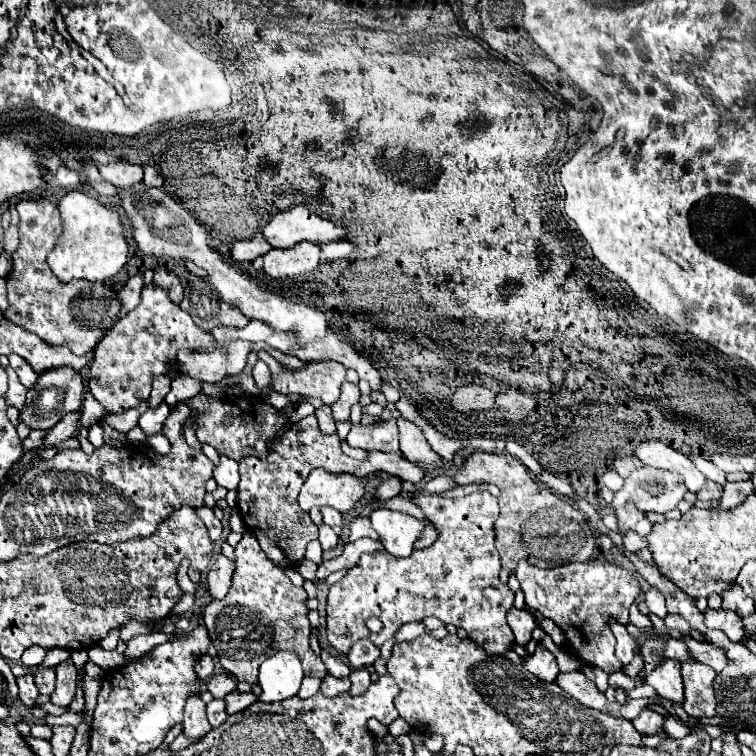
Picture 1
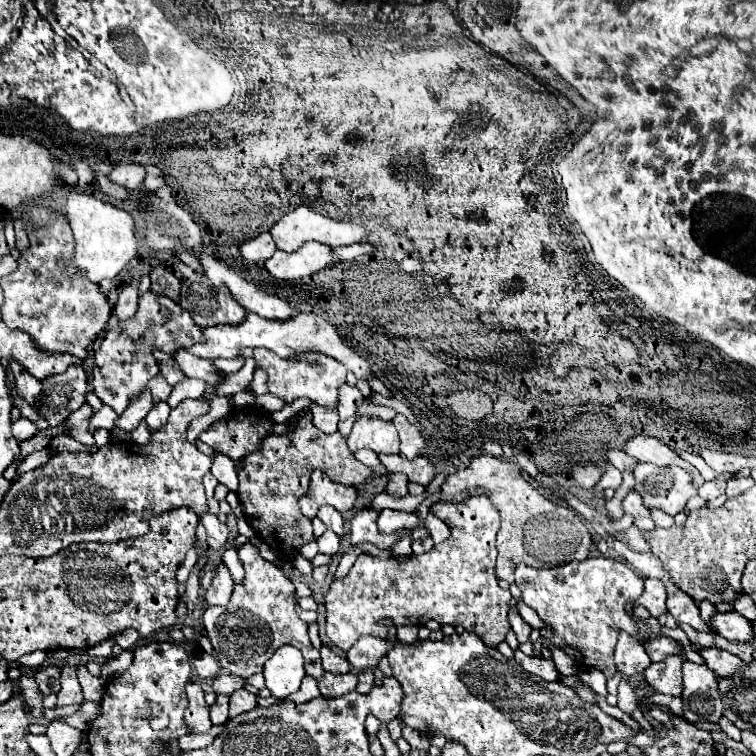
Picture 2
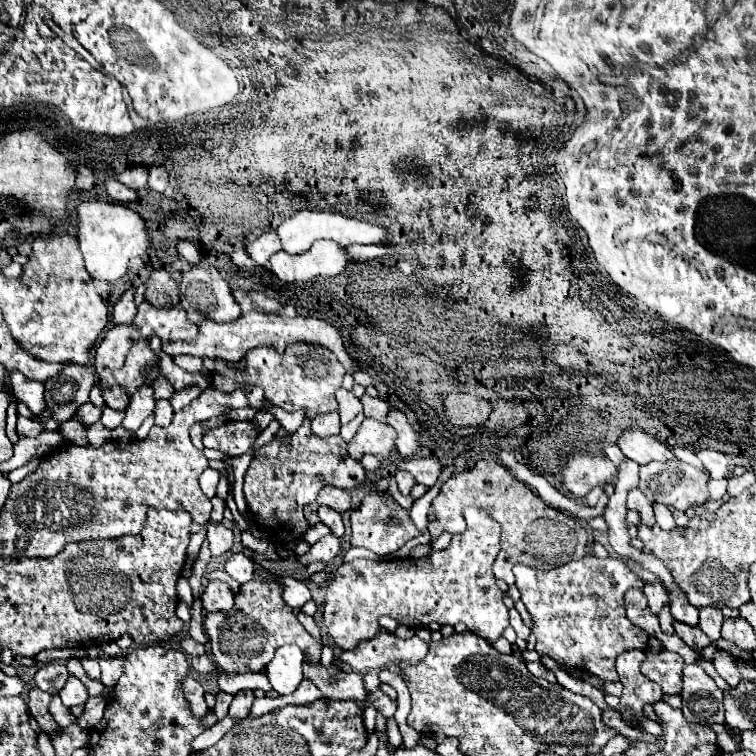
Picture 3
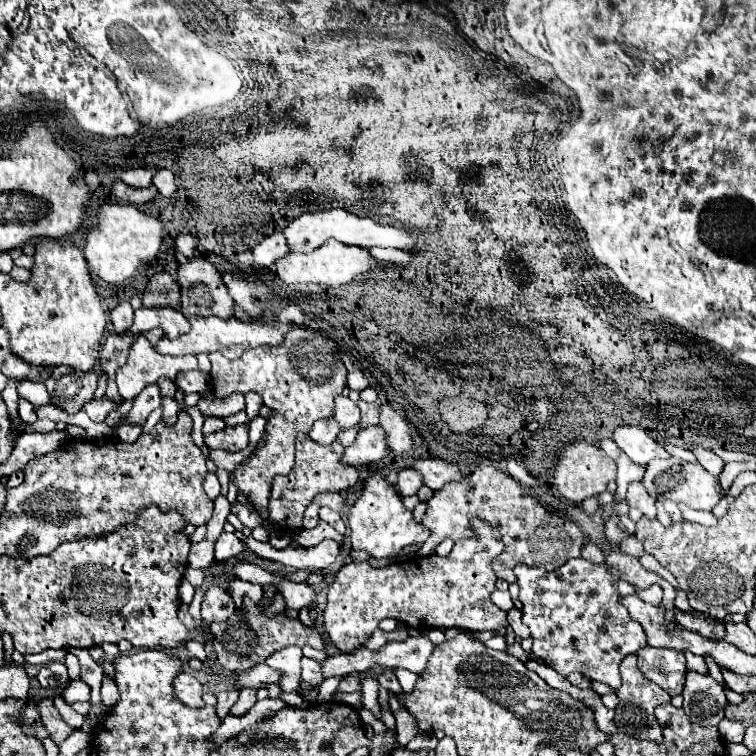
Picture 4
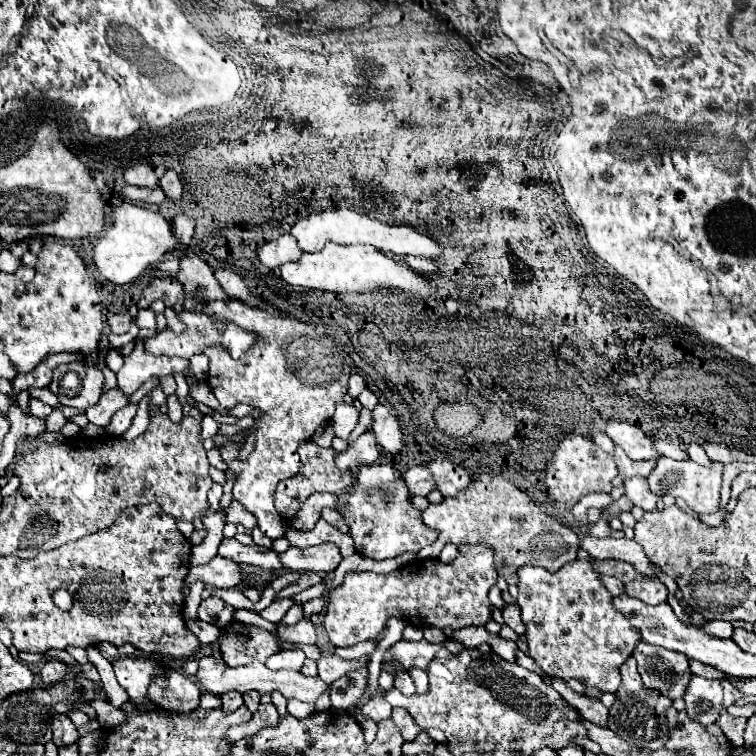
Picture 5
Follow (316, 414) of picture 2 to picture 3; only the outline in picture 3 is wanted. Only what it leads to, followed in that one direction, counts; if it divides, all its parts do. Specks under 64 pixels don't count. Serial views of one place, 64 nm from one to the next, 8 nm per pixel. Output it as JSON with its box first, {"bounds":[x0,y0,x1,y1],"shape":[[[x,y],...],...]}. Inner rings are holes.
{"bounds":[268,406,340,438],"shape":[[[274,406],[268,410],[272,413],[287,432],[293,434],[300,427],[300,422],[303,422],[305,410],[298,410],[294,413],[288,413],[280,407]],[[336,412],[324,414],[324,416],[316,416],[312,420],[312,434],[316,434],[318,438],[328,438],[334,434],[340,434],[340,418]]]}

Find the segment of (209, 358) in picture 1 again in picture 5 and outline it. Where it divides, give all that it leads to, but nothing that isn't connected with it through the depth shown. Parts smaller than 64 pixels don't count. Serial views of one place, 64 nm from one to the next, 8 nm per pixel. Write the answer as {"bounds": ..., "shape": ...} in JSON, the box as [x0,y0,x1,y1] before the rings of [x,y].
{"bounds":[118,342,188,396],"shape":[[[138,342],[134,350],[128,356],[124,356],[124,366],[118,372],[118,388],[126,396],[132,396],[152,376],[162,378],[174,372],[184,372],[186,368],[188,368],[186,358],[154,356],[144,352],[144,344]]]}

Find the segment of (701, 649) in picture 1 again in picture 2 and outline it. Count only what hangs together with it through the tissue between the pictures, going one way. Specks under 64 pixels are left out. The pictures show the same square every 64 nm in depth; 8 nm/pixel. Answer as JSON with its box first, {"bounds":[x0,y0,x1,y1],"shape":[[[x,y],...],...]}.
{"bounds":[700,648,744,678],"shape":[[[706,648],[706,650],[700,650],[700,654],[706,660],[708,668],[720,674],[722,678],[732,678],[736,670],[744,670],[744,662],[730,652],[724,652],[718,648]]]}

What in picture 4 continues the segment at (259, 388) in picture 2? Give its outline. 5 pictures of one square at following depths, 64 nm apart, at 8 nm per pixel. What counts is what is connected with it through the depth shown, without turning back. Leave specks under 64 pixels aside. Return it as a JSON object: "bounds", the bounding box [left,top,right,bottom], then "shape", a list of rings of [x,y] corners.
{"bounds":[246,392,260,422],"shape":[[[248,392],[246,396],[246,416],[248,416],[248,422],[258,414],[260,410],[260,396],[256,396],[254,392]]]}

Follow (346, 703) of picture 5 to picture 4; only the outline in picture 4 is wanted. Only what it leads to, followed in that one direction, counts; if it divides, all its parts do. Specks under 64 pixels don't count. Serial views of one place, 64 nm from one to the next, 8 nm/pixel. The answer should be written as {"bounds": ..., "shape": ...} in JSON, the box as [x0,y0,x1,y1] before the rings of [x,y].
{"bounds":[338,674,360,694],"shape":[[[350,674],[348,680],[340,680],[340,686],[338,686],[338,692],[342,694],[350,694],[350,692],[358,692],[360,690],[360,674]]]}

